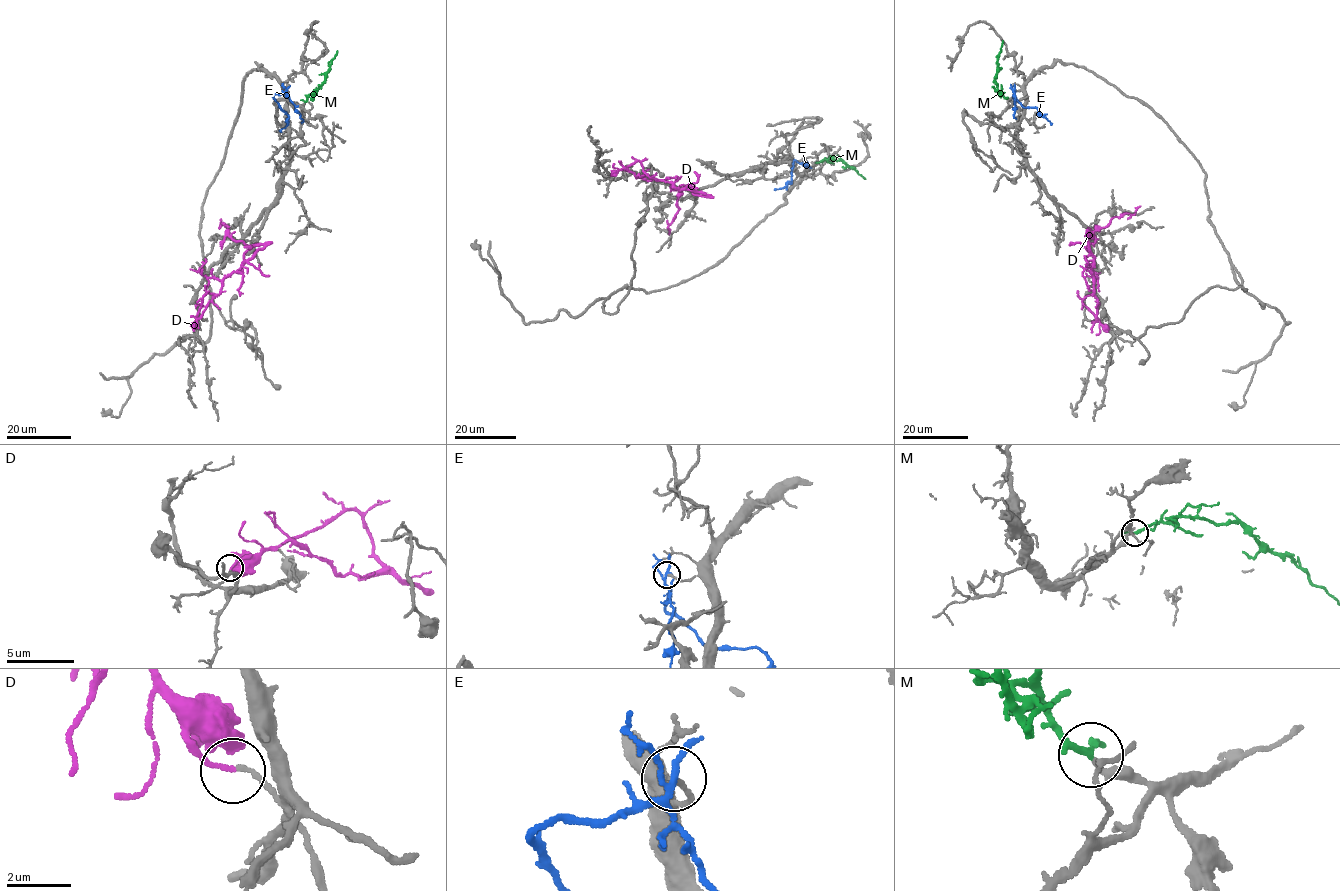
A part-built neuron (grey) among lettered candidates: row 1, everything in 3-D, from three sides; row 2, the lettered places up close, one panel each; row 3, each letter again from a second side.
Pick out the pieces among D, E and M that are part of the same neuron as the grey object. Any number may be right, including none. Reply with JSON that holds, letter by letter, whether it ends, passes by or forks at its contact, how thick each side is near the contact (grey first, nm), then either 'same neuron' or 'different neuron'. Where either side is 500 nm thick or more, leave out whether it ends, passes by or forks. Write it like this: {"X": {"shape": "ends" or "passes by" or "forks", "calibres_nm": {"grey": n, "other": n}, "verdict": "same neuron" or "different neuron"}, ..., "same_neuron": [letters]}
{"D": {"shape": "ends", "calibres_nm": {"grey": 140, "other": 130}, "verdict": "different neuron"}, "E": {"shape": "forks", "calibres_nm": {"grey": 140, "other": 170}, "verdict": "different neuron"}, "M": {"shape": "forks", "calibres_nm": {"grey": 260, "other": 140}, "verdict": "same neuron"}, "same_neuron": ["M"]}

